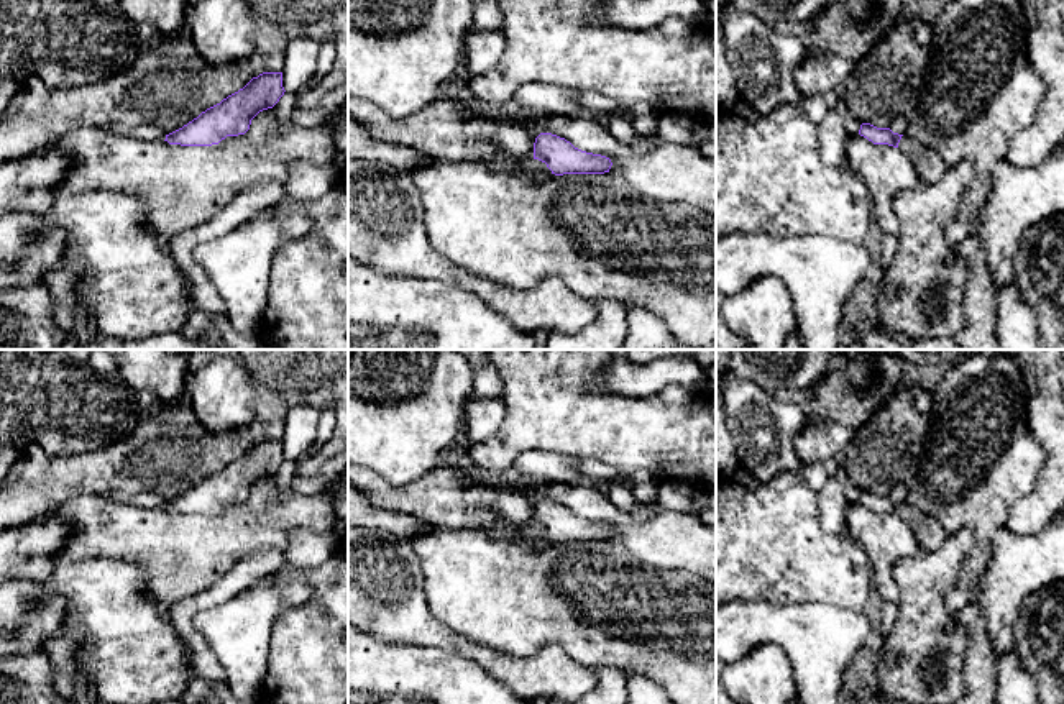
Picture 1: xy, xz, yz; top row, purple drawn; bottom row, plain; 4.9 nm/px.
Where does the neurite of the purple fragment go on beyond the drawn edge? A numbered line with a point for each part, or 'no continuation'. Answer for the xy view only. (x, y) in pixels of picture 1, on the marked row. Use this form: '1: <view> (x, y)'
no continuation

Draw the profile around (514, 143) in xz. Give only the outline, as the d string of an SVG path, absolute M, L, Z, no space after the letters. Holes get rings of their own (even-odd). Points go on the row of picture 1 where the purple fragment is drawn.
M499 125L494 135L494 143L504 156L502 161L486 161L491 172L501 177L509 177L524 169L534 158L535 139L519 125Z

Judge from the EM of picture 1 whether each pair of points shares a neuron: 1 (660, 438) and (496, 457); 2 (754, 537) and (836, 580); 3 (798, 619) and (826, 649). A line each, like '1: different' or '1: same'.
1: same
2: same
3: same

